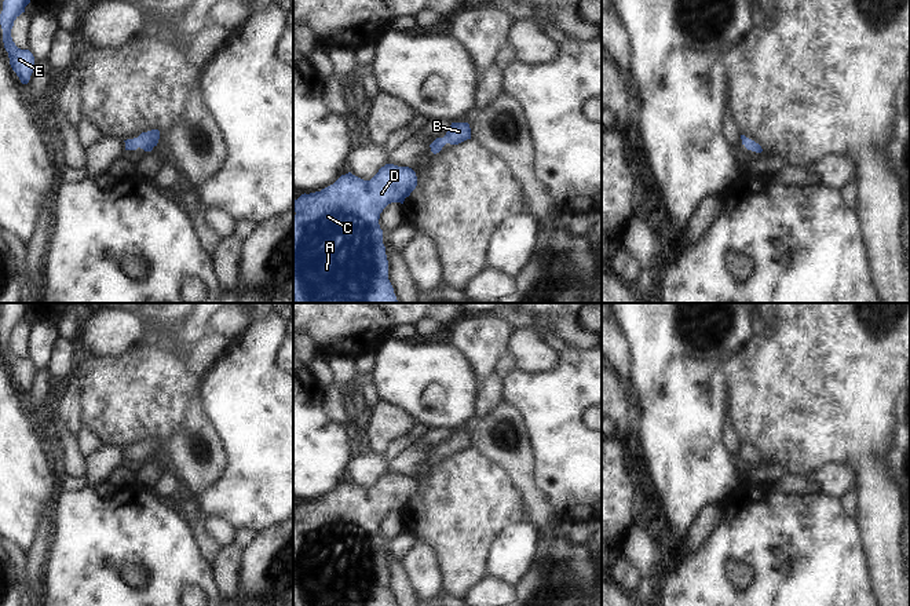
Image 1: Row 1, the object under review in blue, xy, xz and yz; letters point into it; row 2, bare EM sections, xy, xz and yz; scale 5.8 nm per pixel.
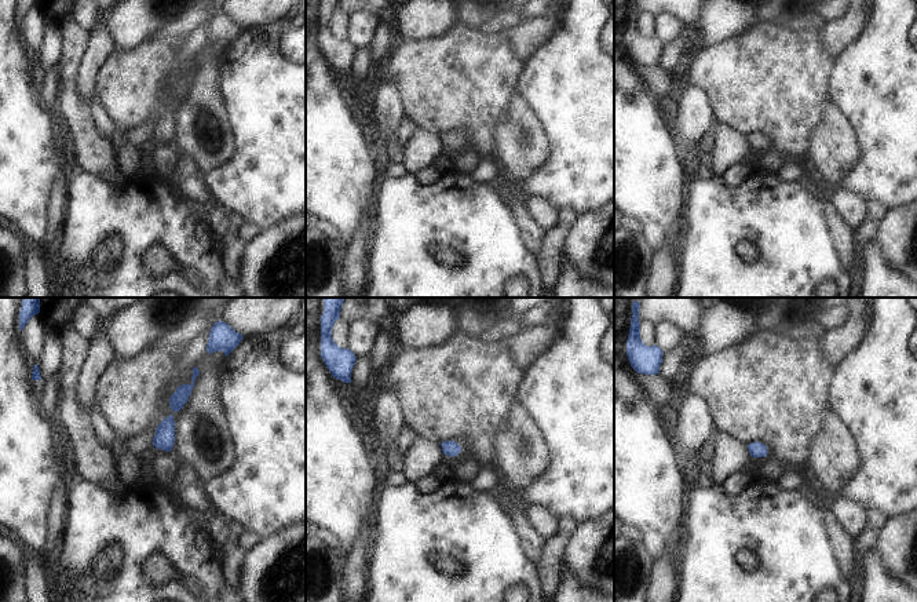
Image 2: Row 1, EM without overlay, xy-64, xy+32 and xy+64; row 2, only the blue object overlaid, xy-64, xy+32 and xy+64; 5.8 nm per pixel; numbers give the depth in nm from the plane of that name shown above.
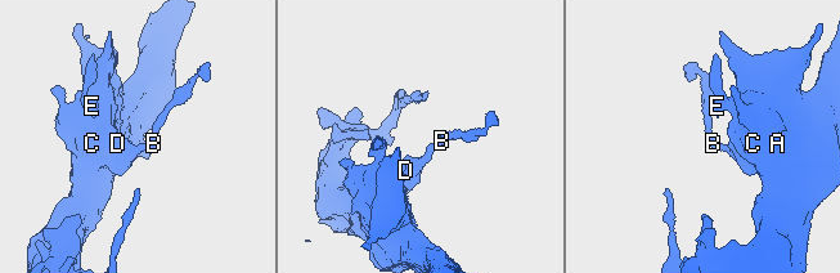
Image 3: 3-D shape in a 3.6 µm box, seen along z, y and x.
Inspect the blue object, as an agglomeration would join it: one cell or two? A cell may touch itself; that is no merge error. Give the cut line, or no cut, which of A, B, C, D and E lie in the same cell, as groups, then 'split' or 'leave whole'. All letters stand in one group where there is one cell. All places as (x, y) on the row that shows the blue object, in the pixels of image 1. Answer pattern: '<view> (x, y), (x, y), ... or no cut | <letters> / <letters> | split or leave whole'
no cut | A B C D E | leave whole

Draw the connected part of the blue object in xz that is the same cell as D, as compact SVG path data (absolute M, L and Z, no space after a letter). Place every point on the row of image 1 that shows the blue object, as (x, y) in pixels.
M385 164L370 180L348 172L321 191L304 193L295 200L293 303L398 303L388 280L388 260L379 219L388 204L403 204L416 186L417 176L412 168Z

